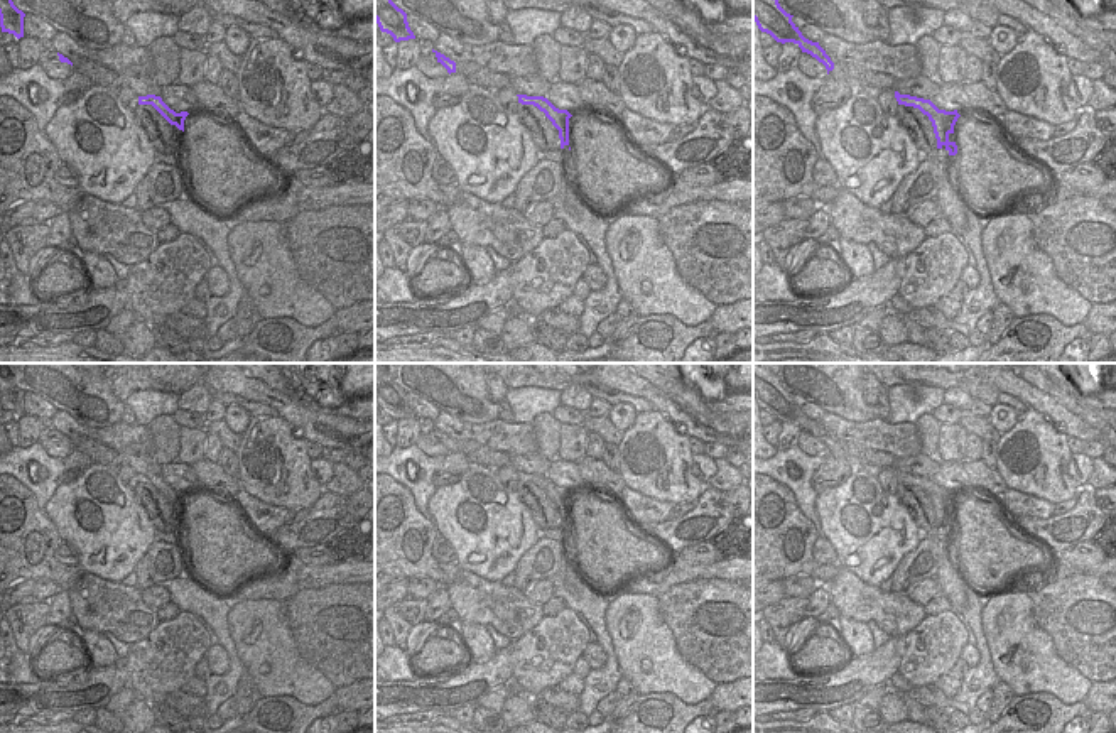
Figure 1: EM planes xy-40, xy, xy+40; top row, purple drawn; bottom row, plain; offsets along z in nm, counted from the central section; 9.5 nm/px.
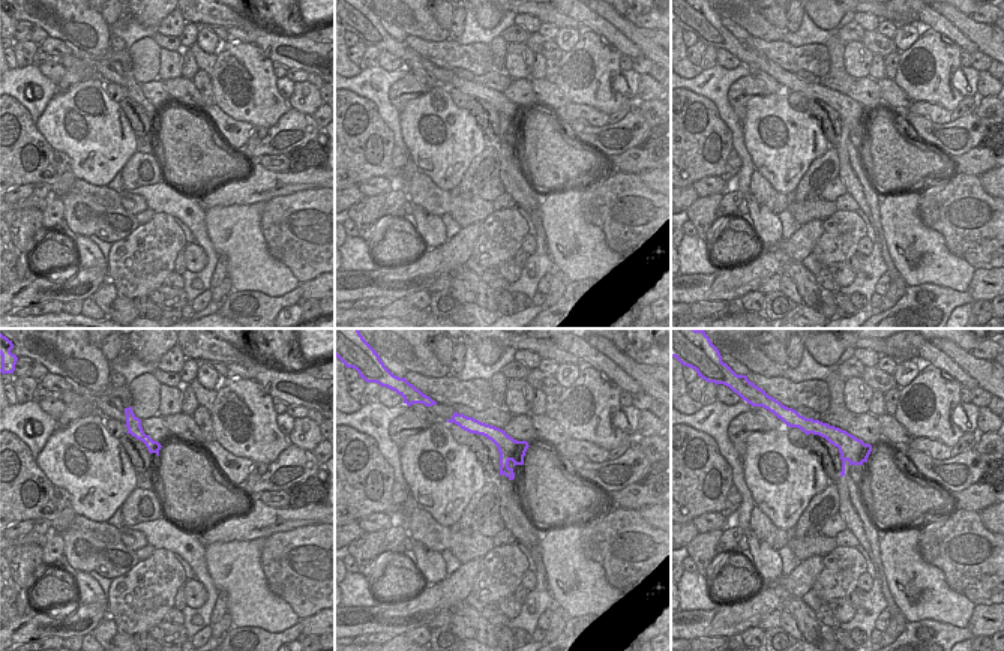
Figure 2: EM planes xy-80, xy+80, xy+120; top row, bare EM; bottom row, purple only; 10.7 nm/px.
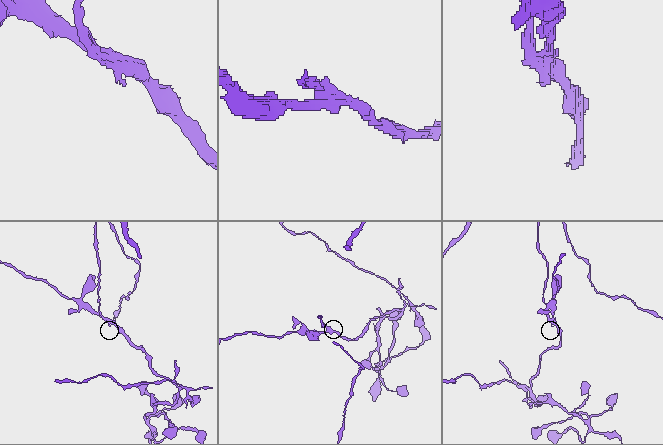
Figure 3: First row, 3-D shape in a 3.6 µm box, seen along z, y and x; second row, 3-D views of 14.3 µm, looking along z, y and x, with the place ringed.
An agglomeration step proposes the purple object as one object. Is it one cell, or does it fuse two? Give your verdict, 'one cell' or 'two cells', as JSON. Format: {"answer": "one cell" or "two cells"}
{"answer": "two cells"}

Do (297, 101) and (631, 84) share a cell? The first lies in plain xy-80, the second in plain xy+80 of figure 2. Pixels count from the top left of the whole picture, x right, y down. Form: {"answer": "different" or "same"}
{"answer": "different"}

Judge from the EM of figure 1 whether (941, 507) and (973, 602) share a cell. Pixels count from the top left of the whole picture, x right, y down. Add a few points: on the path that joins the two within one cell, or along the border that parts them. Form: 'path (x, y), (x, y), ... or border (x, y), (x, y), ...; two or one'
border (966, 588), (963, 618), (969, 625); two

